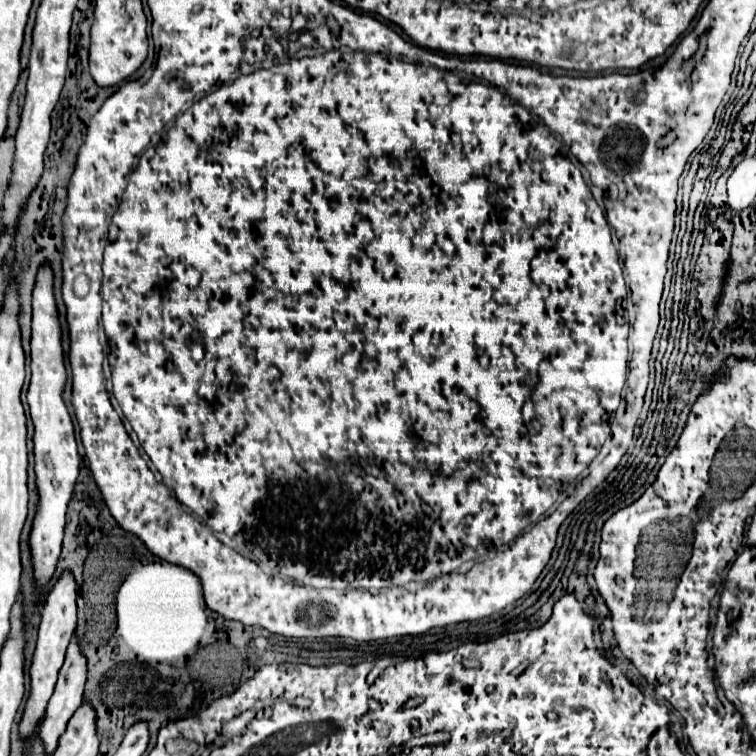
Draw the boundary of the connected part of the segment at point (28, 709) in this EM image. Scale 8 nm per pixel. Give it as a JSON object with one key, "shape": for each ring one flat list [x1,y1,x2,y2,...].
{"shape":[[66,571,66,573,60,575,56,585,48,593,46,605,42,609,42,621,40,621,40,629,38,629,38,643,36,643,36,651,34,651,32,665,30,665,30,695,24,703,22,721,18,723,20,739,32,739,34,731,36,731,36,725,44,717,44,709,48,705,48,699,50,699,52,691,54,691,56,677,58,677,58,671,64,663,66,649,70,645,74,629,76,629,76,581,74,581,72,573]]}

